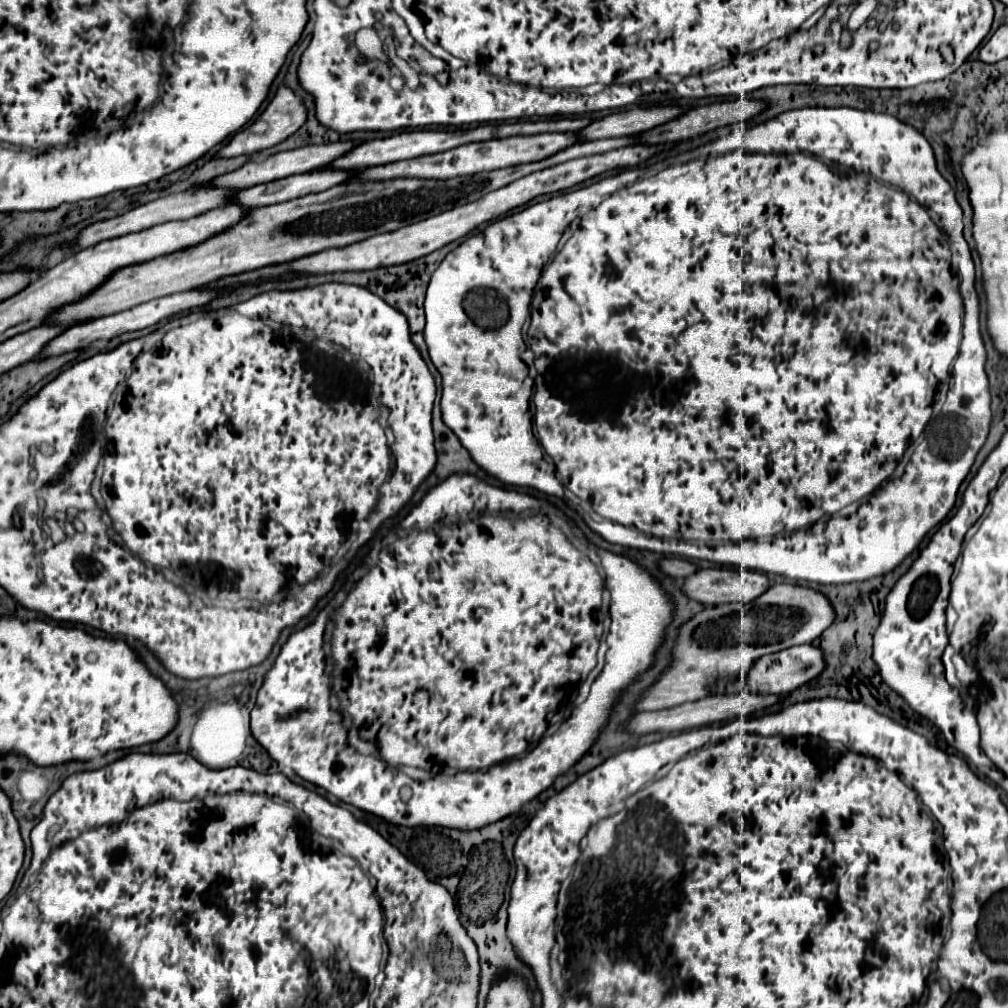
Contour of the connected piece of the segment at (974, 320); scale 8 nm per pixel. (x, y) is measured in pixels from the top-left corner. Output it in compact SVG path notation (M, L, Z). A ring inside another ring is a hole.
M801 108L801 110L793 110L793 112L785 112L785 114L781 114L781 116L777 116L777 118L773 118L773 120L769 120L769 122L765 122L765 124L759 124L759 126L755 126L755 128L753 128L753 130L749 130L749 132L739 132L739 130L735 130L735 132L733 132L733 134L731 134L731 136L727 136L727 138L721 138L721 140L714 140L714 141L712 141L712 142L710 142L710 143L708 143L708 144L706 144L706 145L703 145L703 148L699 148L699 150L695 150L695 152L685 152L685 153L681 153L681 154L678 154L678 155L676 155L676 156L673 156L673 157L669 157L669 158L667 158L667 159L665 159L665 160L663 160L663 161L660 161L660 162L657 162L657 163L655 163L655 164L652 164L652 165L650 165L650 166L649 166L649 168L643 168L643 170L641 170L641 168L631 168L631 170L623 170L623 172L619 172L619 174L615 174L615 176L609 176L609 178L603 178L603 180L601 180L601 182L597 182L597 184L591 184L591 186L585 186L585 188L579 188L579 190L569 190L569 192L563 192L563 194L559 194L559 196L551 196L551 198L547 198L547 200L543 200L543 202L537 202L537 204L531 204L531 206L527 206L527 208L525 208L525 210L521 210L521 212L515 212L515 214L511 214L511 216L507 216L507 218L503 218L503 220L497 220L497 222L493 222L493 224L489 224L489 226L487 226L487 228L485 228L485 236L483 236L483 234L475 234L475 236L471 236L471 238L467 238L467 240L465 240L465 242L463 242L463 244L459 244L459 246L457 246L457 248L455 248L455 250L453 250L453 252L449 252L449 254L447 254L447 256L445 256L445 260L443 260L443 262L441 262L441 266L439 266L439 268L437 268L437 270L435 270L435 272L433 272L433 278L431 278L431 282L429 282L429 288L427 288L427 298L425 298L425 316L427 316L427 324L425 324L425 344L427 344L427 348L429 348L429 358L431 358L431 362L433 362L433 366L435 366L435 368L437 368L437 370L439 370L439 374L441 374L441 386L443 386L443 396L441 396L441 412L443 412L443 422L445 422L445 424L447 424L447 426L449 426L449 428L451 428L451 430L453 430L453 432L455 432L455 434L457 434L457 438L459 438L459 440L461 440L461 444L463 444L463 446L465 446L465 448L467 448L467 450L469 450L469 454L471 454L471 458L473 458L473 460L475 460L475 462L477 462L477 464L479 464L479 466L481 466L481 468L483 468L483 470L485 470L485 472L487 472L487 474L491 474L491 476L495 476L495 478L499 478L499 480L501 480L501 482L505 482L505 484L509 484L509 486L529 486L529 488L537 488L537 490L541 490L541 492L545 492L545 494L553 494L553 496L561 496L561 482L559 482L559 480L557 480L557 478L555 478L555 470L553 470L553 462L555 462L555 466L557 466L557 470L559 470L559 472L561 472L561 476L563 476L563 484L565 484L565 486L567 486L567 488L569 488L569 490L571 490L571 492L575 492L575 494L577 494L577 496L579 496L579 498L583 498L583 500L587 500L587 502L589 502L589 504L591 504L591 506L593 506L593 510L595 510L595 512L597 512L597 514L601 514L601 516L603 516L603 518L609 518L609 520L611 520L611 522L617 522L617 524L619 524L619 526L617 526L617 524L601 524L601 522L593 522L593 520L589 520L589 518L587 518L587 524L589 524L589 526L591 526L591 528L593 528L593 530L595 530L595 532L597 532L597 534L601 534L601 536L603 536L603 538L605 538L605 540L607 540L607 542L611 542L611 544L621 544L621 546L629 546L629 548L641 548L641 550L651 550L651 552L661 552L661 554L681 554L681 556L685 556L685 558L695 558L695 560L703 560L703 558L705 558L705 560L709 560L709 562L717 562L717 564L735 564L735 566L741 566L741 568L747 568L747 570L763 570L763 572L767 572L767 574L779 574L779 576L785 576L785 578L791 578L791 580L797 580L797 582L799 582L799 580L803 580L803 582L817 582L817 584L845 584L845 582L861 582L861 580L869 580L869 578L875 578L875 576L881 576L881 574L885 574L885 572L889 572L889 570L893 570L893 568L897 568L897 566L899 566L899 564L901 564L901 560L903 560L903 558L905 558L905 556L907 556L907 554L909 554L909 552L913 552L913 550L915 550L915 548L917 548L917 546L919 546L919 542L921 542L921 538L923 538L923 536L925 536L925 534L927 534L927 532L929 532L929 530L931 530L931 528L935 528L935 526L937 526L937 524L939 524L939 522L941 522L941 520L943 520L943 518L945 518L945 516L947 516L947 514L949 514L949 510L951 510L951 508L953 508L953 504L955 504L955 498L957 498L957 490L959 490L959 484L961 484L961 482L963 482L963 480L965 480L965 476L967 476L967 474L969 474L969 470L971 470L971 466L973 466L973 462L975 462L975 456L977 456L977 452L979 452L979 448L981 448L981 446L983 446L983 442L985 442L985 438L987 438L987 432L989 432L989 422L991 422L991 408L989 408L989 404L991 404L991 396L989 396L989 382L987 382L987 374L985 374L985 368L983 368L983 364L985 364L985 346L983 346L983 338L981 338L981 332L979 332L979 298L977 298L977 292L975 292L975 265L974 265L974 262L973 262L973 259L972 259L972 256L971 256L971 251L970 251L970 248L969 248L969 246L967 246L967 242L965 242L965 238L964 238L964 236L963 236L963 229L964 229L964 225L963 225L963 221L962 221L962 216L963 216L963 213L962 213L962 209L961 209L961 208L959 208L959 204L957 204L957 200L955 200L955 192L953 192L953 188L951 188L951 186L949 186L949 182L947 182L947 180L945 180L945 178L941 178L941 174L939 174L939 172L937 172L937 164L935 164L935 156L933 156L933 150L931 150L931 146L929 146L929 142L925 142L925 136L923 136L923 134L921 134L921 132L917 132L917 130L913 130L913 126L907 126L907 124L903 124L903 122L899 122L899 120L897 120L897 118L893 118L893 116L889 116L889 114L877 114L877 112L863 112L863 110L855 110L855 108ZM537 256L539 256L539 258L541 258L541 260L543 260L543 262L539 262L539 266L541 266L541 264L547 264L547 266L545 266L545 270L543 270L543 272L537 272ZM537 278L541 278L541 280L539 280L539 286L540 286L540 287L538 287L538 289L536 289L536 290L535 290L535 288L533 288L533 286L535 286L535 284L537 284ZM471 288L493 288L493 289L495 289L495 290L499 290L499 292L501 292L501 294L503 294L503 297L504 297L504 298L505 298L505 299L506 299L506 300L507 300L507 299L508 299L508 306L509 306L509 320L507 320L507 322L505 322L505 324L503 324L503 326L501 326L501 328L497 328L497 330L483 330L483 328L479 328L479 326L475 326L475 324L471 324L471 320L469 320L469 318L467 318L467 314L465 314L465 310L463 310L463 298L465 298L465 294L467 294L467 292L469 292L469 290L471 290ZM529 298L531 298L531 305L530 305L530 307L531 307L531 308L530 308L530 325L529 325L529 329L528 329L528 336L529 336L529 348L531 348L531 350L533 350L533 352L535 352L535 366L537 366L537 364L545 364L545 366L543 366L543 368L541 368L541 370L539 370L539 376L537 376L537 378L535 378L535 396L533 396L533 402L535 402L535 408L537 408L537 412L535 412L535 424L537 424L537 430L539 430L539 438L541 438L541 444L543 444L543 448L545 448L545 450L547 450L547 454L549 454L549 456L551 456L551 458L553 458L553 462L549 462L549 460L545 460L545 456L543 456L543 450L541 450L541 446L539 446L539 442L537 442L537 438L535 438L535 436L533 436L533 414L531 414L531 410L529 410L529 398L531 398L531 392L533 392L533 380L531 380L531 378L529 378L529 370L527 370L527 364L525 364L525 362L523 362L523 360L521 360L521 352L523 352L523 350L525 350L525 342L523 342L523 324L525 324L525 320L527 320L527 316L529 316ZM961 298L963 298L963 340L961 340ZM953 360L955 360L955 364L953 364L953 372L951 372L951 384L949 384L949 392L947 392L947 398L945 398L945 404L943 404L943 412L941 412L941 414L939 414L939 416L937 416L937 420L933 420L933 422L931 422L931 424L929 424L929 426L927 426L927 428L925 428L925 424L927 424L927 422L929 422L929 418L931 418L931 414L933 414L933 400L935 400L935 394L937 394L937 382L945 382L945 380L949 380L949 366L951 366L951 362L953 362ZM601 418L611 418L611 420L615 420L615 418L617 418L617 426L601 426ZM923 428L925 428L925 434L923 434L923 436L925 436L925 438L923 438L923 442L921 442L921 444L919 444L919 446L917 446L917 450L915 450L915 452L913 452L913 458L911 458L911 460L909 460L909 466L907 466L907 468L905 468L905 474L903 474L903 476L901 476L901 478L891 478L891 474L893 474L893 472L895 472L895 468L897 468L897 464L899 464L899 462L901 462L901 460L903 460L903 456L905 456L905 452L907 452L907 448L909 448L909 446L913 446L913 442L915 442L915 440L917 440L917 438L919 438L919 436L921 436L921 432L923 432ZM881 484L885 484L885 486L883 486L883 496L869 496L869 494L873 494L873 492L875 492L875 490L877 490L877 488L881 488ZM863 496L869 496L869 502L865 502L865 506L859 506L859 508L857 508L857 512L853 512L853 514L851 514L851 516L847 516L847 518L843 518L843 516L833 516L833 514L837 514L837 512L839 512L839 510L841 510L841 508L845 508L845 506L847 506L847 504L851 504L851 502L855 502L855 500L861 500L861 498L863 498Z

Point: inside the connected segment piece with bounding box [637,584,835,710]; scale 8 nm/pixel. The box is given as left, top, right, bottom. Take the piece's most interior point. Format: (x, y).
(721, 644)

